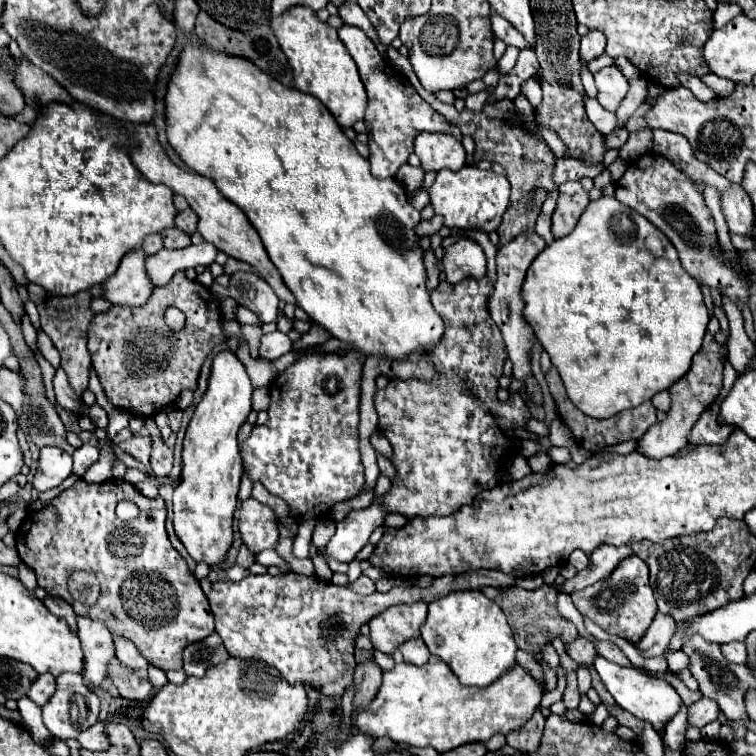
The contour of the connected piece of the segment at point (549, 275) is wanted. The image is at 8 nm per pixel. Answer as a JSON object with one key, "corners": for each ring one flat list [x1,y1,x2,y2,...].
{"corners":[[601,196,595,202,589,202,587,210,581,214,575,230,559,240,555,240,553,244,549,244,537,258,535,262,529,266,527,270,527,278,523,284,523,300,525,300,525,308,523,308,523,320,533,328,537,340,541,342,541,346,545,348,545,352,549,354,553,366,557,368,567,396,569,400,587,416,603,420,603,418,611,418,627,408,635,408,647,400,651,400,657,392,667,390,671,384,675,384,677,380,681,380,689,366,691,366,691,358,697,354,697,350,701,348,705,330,707,330,707,322,709,322,709,312,707,306,703,302,703,294,701,288,697,284,695,278,689,278,689,274,685,274,679,258,677,258,677,250,675,246,663,238,663,246,665,246,665,254,661,258,653,258,647,248,645,248,645,236,649,232,657,230,653,224,649,224,641,214,637,214,635,210,627,208,625,204,617,202,615,196]]}

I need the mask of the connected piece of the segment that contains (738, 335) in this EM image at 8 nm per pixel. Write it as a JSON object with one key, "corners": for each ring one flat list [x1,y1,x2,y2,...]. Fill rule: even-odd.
{"corners":[[721,294,721,300,723,300,723,310,727,314,727,320,729,320,729,330,731,330,729,340,727,340,727,362,735,368,737,374,741,374,747,370,747,362,755,356,755,346,745,334,743,316,739,308,735,308,735,304,723,294]]}

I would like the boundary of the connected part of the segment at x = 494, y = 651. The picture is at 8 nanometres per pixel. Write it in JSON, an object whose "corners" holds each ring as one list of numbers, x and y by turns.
{"corners":[[481,590,449,592,429,604,421,638,433,656,439,656,465,686,485,688,515,662,515,638,503,610,485,598]]}

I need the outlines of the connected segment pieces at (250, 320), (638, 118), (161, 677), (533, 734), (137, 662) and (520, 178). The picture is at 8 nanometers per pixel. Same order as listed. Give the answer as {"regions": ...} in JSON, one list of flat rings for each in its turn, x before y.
{"regions":[[[243,306,237,308,237,320,239,320,239,324,253,324,253,326,261,326,263,324,257,314,253,314,251,310,245,310]],[[643,104,631,118,629,118,629,122,627,122,627,130,629,132,633,132,633,130,639,130,639,128,645,128,647,124,645,124,645,120,643,120,643,116,645,116,645,112,649,110,649,104]],[[149,666,149,682,153,684,155,690,159,690,159,688,163,688,163,684,167,684,167,676,165,676,163,670,159,670,155,666]],[[535,710,533,718,521,730,515,730,513,734,507,736,507,744,519,752,527,752,527,754,537,752,543,736,543,726,545,726,545,718,541,716,539,710]],[[113,636,113,644,115,644,115,654,117,658,127,664,129,668,133,670,139,670,139,668,147,668,149,664,145,662,145,658,141,658,141,654,137,654,137,648,133,646,133,642,129,642,127,638,123,636]],[[401,56,401,58,397,60,395,66,409,78,409,82,413,84,413,88,421,94,421,98,423,98,427,104,431,104,433,110,437,110,439,114,443,114,443,116,445,116,451,124,455,124,463,134,467,134,467,136,471,136,471,138,475,140,477,148,475,148,475,154,473,154,473,156,475,156,477,162,481,162,483,156,485,156,487,160,497,162,497,164,501,164,501,166,507,170,507,178,509,178,509,182,511,182,513,190,511,190,511,204,509,204,507,212,503,214,501,226,497,228,497,234,499,234,499,248,501,248,505,242,511,242,521,230,531,230,531,228,535,228,535,220,537,220,537,214,541,212,541,204,545,202,549,190,555,186,555,184,553,184,555,156,553,156,553,152,549,150,549,146,547,146,545,142,539,142,539,140,531,138,531,136,529,136,519,124,515,124,515,122,513,122,513,124,507,124,507,122,503,122,503,120,489,120,483,112,479,112,479,114,475,114,475,112,471,112,471,110,461,110,461,112,457,112,453,104,443,104,443,102,439,102,439,100,435,98,435,94,427,92,427,90,419,84,419,80,417,80,413,68,411,68,411,62,409,62,407,58]]]}

